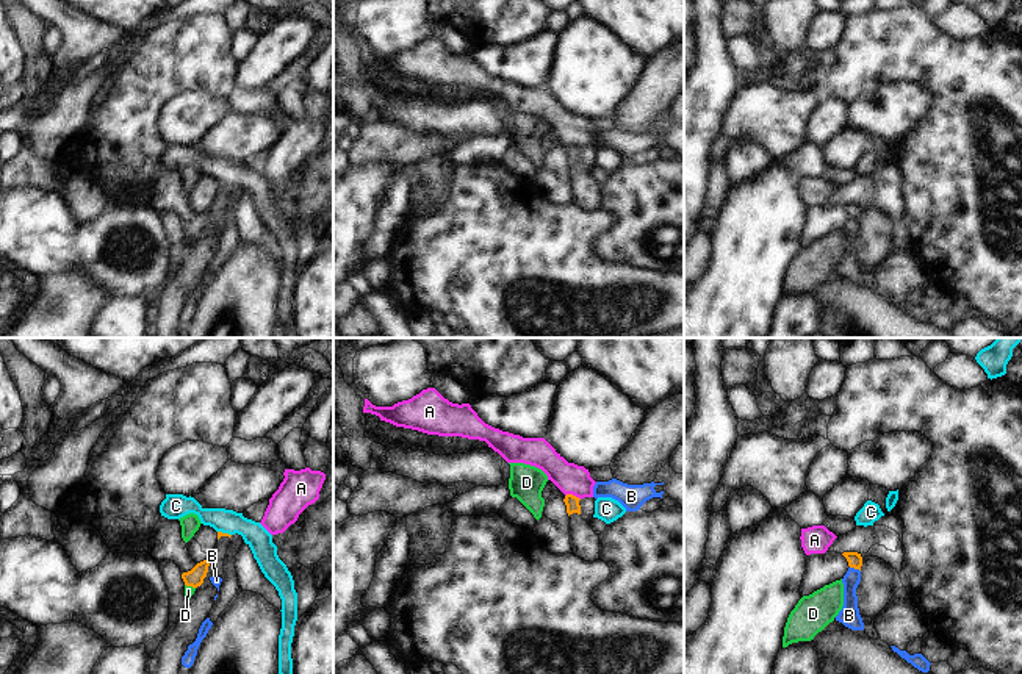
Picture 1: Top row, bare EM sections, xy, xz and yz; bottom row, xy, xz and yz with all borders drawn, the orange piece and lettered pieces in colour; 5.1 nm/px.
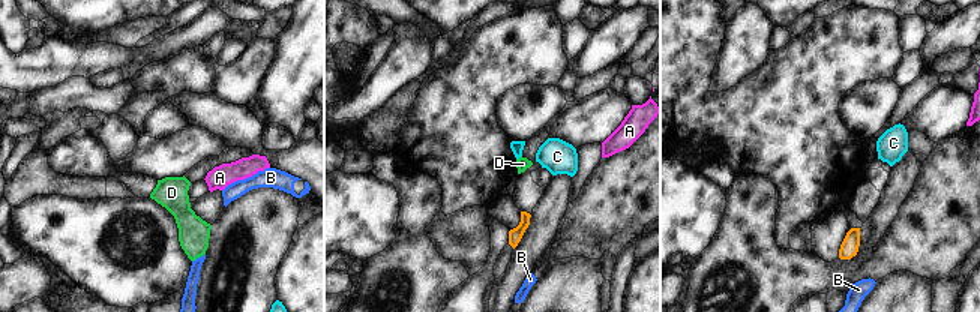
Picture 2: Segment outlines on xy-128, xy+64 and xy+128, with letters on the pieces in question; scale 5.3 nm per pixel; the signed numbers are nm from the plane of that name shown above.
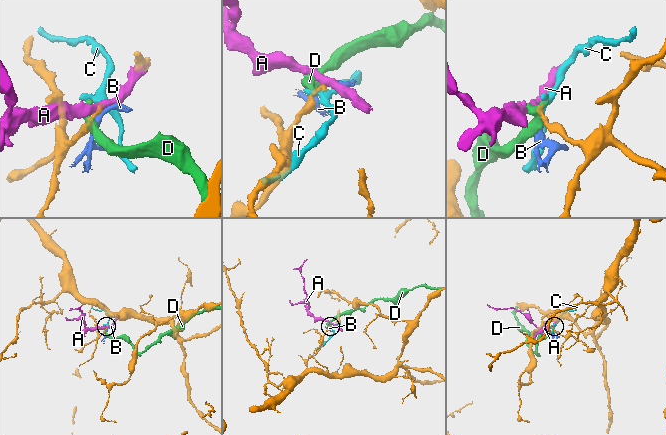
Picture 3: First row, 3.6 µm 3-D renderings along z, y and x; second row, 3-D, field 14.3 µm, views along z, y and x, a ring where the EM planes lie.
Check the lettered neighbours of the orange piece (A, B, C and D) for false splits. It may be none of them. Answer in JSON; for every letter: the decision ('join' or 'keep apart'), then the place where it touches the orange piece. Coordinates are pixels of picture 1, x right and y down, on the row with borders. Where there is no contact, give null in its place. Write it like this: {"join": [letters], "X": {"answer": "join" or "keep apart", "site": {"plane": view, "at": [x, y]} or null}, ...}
{"join": [], "A": {"answer": "keep apart", "site": {"plane": "xz", "at": [572, 494]}}, "B": {"answer": "keep apart", "site": {"plane": "yz", "at": [855, 568]}}, "C": {"answer": "keep apart", "site": {"plane": "xy", "at": [224, 534]}}, "D": {"answer": "keep apart", "site": {"plane": "xy", "at": [190, 585]}}}

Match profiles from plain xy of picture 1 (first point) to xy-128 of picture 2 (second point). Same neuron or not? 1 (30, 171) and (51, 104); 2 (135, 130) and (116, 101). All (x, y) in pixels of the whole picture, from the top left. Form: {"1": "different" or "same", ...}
{"1": "different", "2": "different"}

